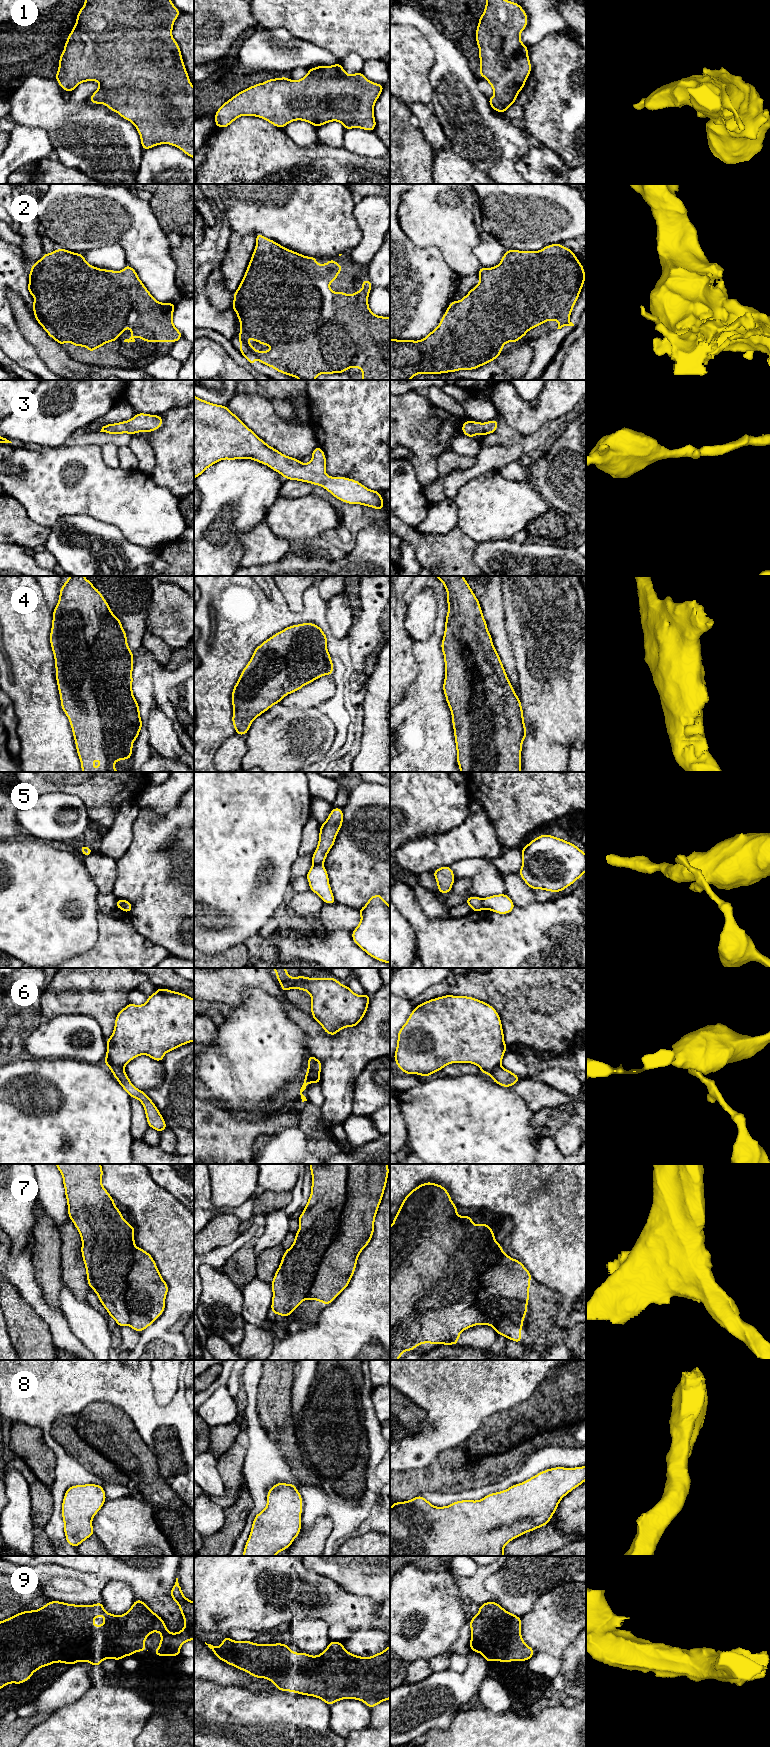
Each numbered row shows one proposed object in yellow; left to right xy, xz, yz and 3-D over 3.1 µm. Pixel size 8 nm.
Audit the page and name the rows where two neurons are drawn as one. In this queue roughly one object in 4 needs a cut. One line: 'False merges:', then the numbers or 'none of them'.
False merges: 5, 6, 7

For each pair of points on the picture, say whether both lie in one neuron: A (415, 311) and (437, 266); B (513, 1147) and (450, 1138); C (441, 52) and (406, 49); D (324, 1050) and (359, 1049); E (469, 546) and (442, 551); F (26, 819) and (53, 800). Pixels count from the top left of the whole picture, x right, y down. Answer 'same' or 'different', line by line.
A: same
B: same
C: different
D: same
E: same
F: same

